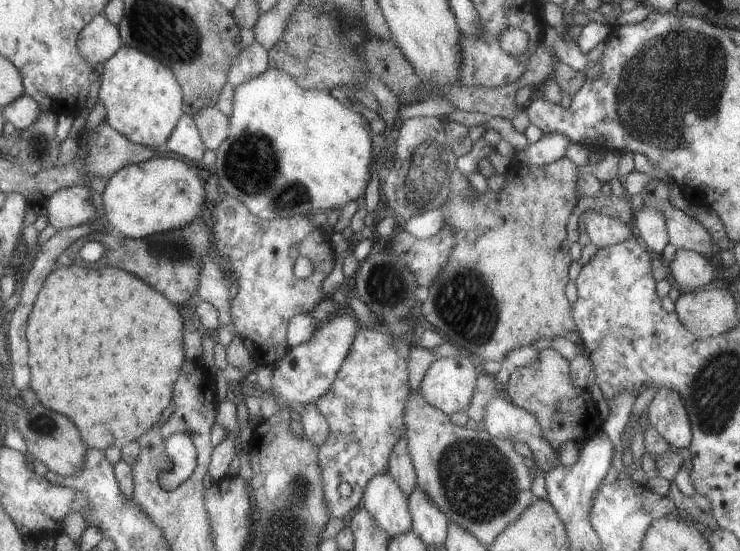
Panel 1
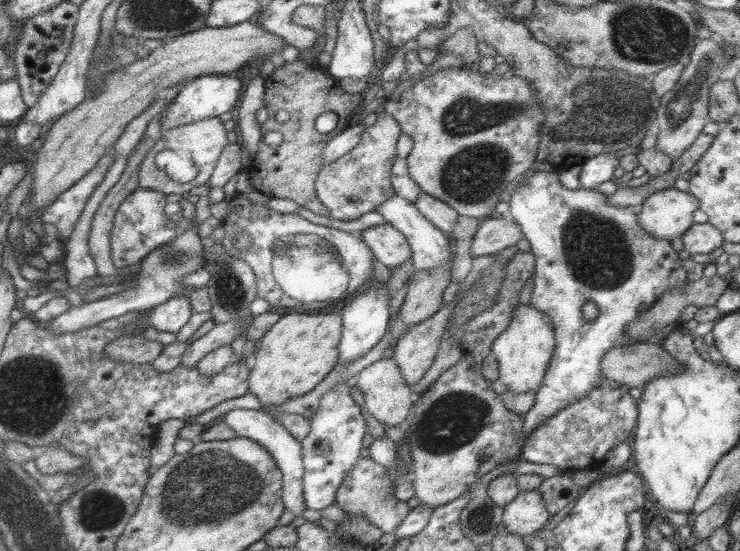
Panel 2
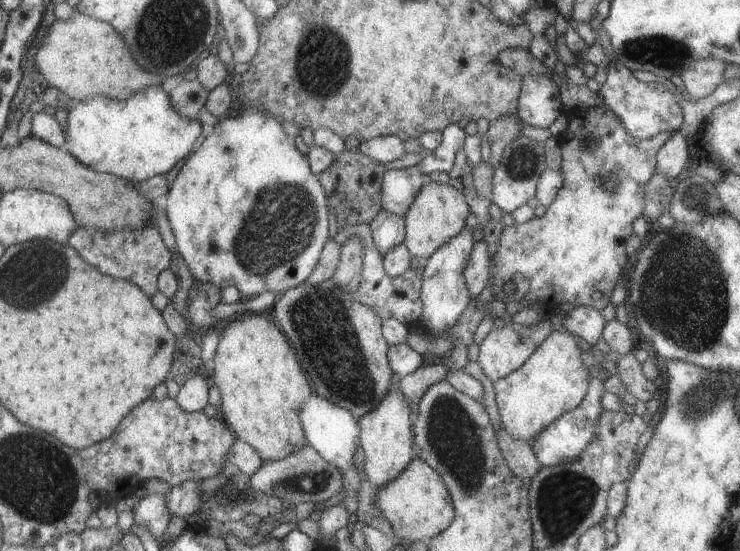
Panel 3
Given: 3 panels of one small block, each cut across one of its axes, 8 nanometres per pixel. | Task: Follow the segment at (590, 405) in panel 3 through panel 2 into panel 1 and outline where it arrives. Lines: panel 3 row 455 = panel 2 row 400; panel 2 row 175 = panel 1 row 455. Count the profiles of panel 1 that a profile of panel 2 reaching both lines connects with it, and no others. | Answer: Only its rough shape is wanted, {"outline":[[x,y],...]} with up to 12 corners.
{"outline":[[497,394],[483,420],[491,436],[525,442],[545,474],[559,460],[535,417]]}

